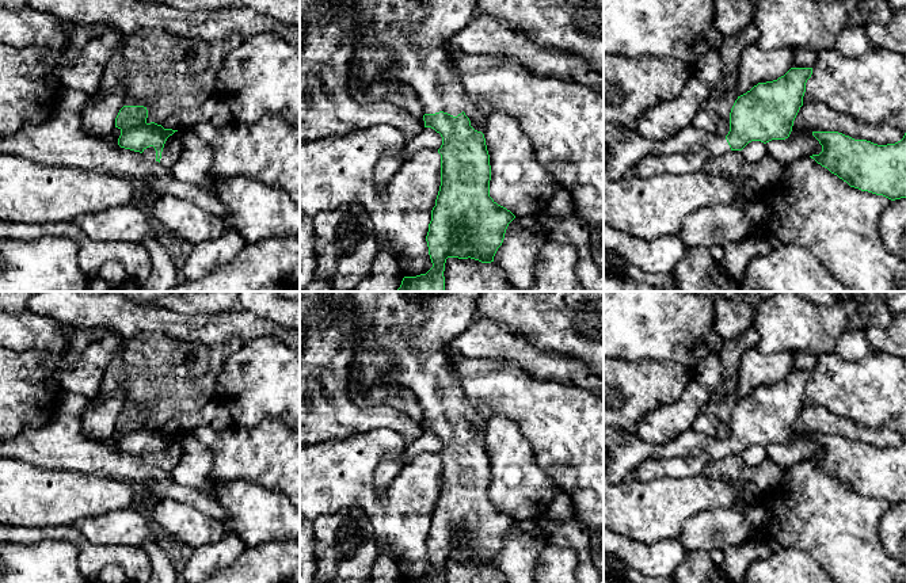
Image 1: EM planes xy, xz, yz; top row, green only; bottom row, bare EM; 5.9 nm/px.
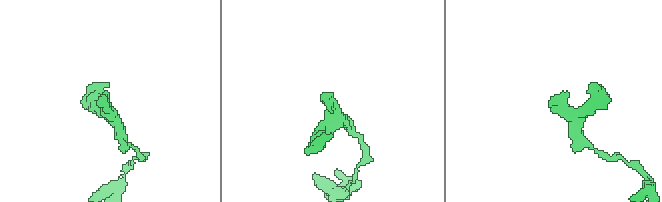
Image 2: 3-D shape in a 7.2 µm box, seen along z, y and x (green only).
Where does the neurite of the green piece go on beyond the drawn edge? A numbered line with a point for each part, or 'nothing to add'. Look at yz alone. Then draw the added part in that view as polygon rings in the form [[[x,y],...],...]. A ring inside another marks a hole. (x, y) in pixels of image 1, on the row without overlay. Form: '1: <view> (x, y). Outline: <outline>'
1: yz (623, 450). Outline: [[[604,427],[604,485],[629,479],[644,461],[670,457],[705,456],[715,462],[731,454],[726,441],[692,428],[665,445],[644,442],[636,431]]]

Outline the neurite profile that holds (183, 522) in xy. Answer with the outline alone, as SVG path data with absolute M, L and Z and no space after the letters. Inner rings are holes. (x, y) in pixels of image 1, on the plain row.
M163 498L152 507L152 521L164 538L174 538L193 549L214 544L228 533L221 521L171 498Z

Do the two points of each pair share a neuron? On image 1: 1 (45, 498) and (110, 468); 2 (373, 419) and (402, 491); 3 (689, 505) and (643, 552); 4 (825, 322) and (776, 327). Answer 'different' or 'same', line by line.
1: different
2: different
3: different
4: same

